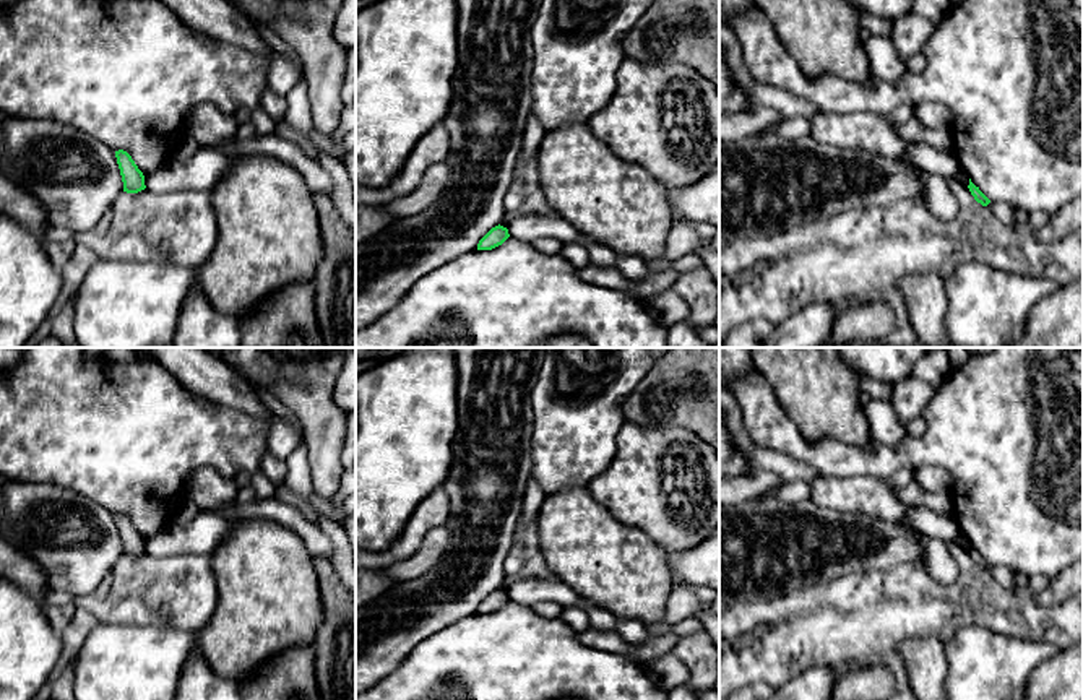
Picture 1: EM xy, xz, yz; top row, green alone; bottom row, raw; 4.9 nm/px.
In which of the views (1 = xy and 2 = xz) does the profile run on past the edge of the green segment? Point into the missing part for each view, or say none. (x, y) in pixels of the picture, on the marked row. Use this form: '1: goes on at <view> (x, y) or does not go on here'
1: does not go on here
2: does not go on here

